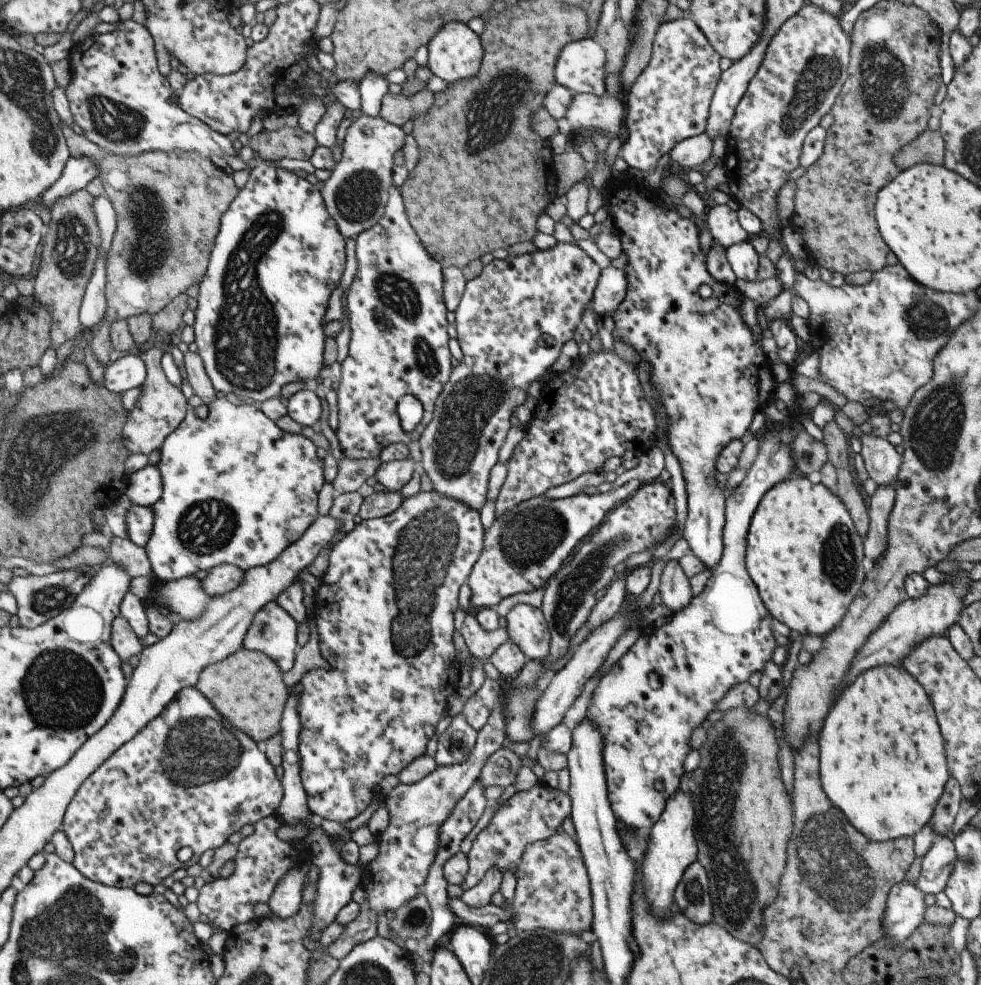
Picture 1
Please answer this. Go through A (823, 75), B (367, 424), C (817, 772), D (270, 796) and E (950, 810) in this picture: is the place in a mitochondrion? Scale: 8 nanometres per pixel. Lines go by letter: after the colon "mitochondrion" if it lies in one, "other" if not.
A: mitochondrion
B: other
C: other
D: other
E: other

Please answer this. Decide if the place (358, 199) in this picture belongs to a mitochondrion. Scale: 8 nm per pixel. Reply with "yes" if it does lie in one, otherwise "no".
yes

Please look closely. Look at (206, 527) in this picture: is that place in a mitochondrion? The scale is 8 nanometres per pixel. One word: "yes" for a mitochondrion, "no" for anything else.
yes

